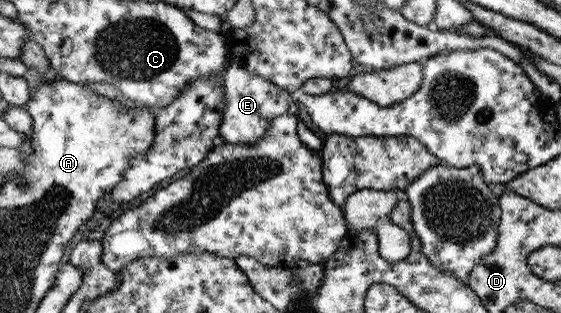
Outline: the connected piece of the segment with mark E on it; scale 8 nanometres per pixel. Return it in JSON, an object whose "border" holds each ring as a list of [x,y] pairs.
{"border":[[[230,60],[225,68],[224,82],[224,120],[220,124],[220,136],[227,144],[257,144],[264,135],[274,118],[283,115],[289,119],[295,119],[298,123],[298,136],[304,146],[316,152],[322,159],[322,150],[325,146],[322,137],[317,135],[312,129],[306,128],[297,118],[298,102],[295,102],[295,95],[280,88],[278,85],[267,81],[260,76],[250,74],[246,68],[240,68],[238,62]]]}

